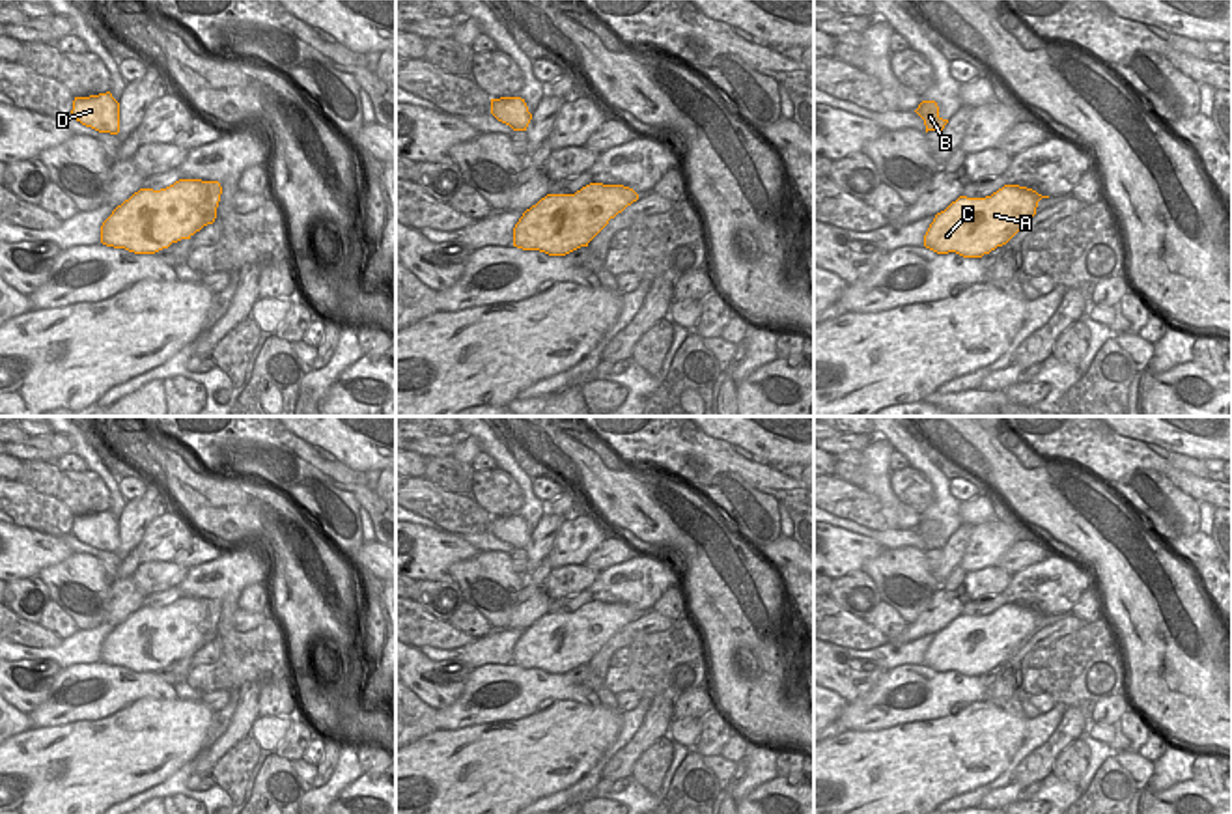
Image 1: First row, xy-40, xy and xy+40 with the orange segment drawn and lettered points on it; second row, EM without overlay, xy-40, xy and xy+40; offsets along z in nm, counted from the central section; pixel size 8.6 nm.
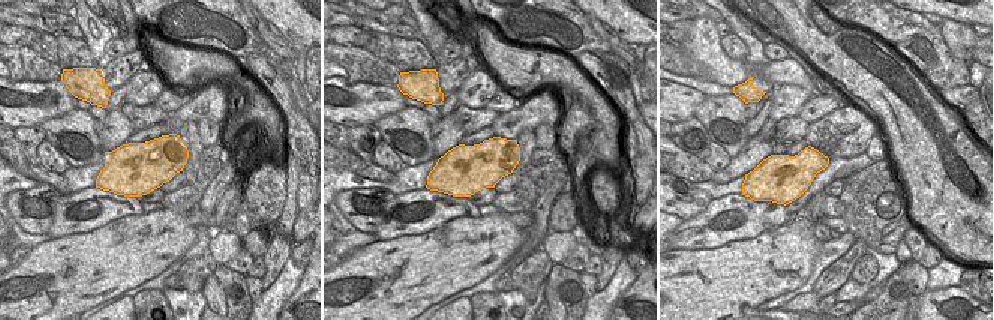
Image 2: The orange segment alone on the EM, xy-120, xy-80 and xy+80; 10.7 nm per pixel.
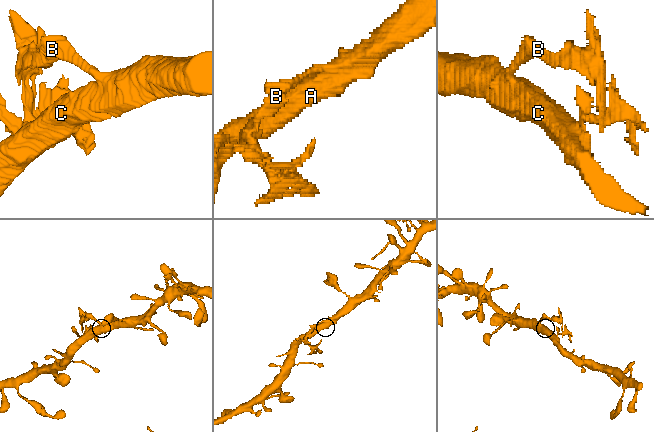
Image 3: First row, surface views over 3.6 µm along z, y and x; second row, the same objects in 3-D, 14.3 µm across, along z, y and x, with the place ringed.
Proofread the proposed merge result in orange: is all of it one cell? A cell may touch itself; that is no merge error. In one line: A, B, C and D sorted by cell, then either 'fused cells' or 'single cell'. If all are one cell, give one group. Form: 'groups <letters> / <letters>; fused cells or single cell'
groups A C D / B; fused cells

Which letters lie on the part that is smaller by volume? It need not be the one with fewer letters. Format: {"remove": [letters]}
{"remove": ["B"]}

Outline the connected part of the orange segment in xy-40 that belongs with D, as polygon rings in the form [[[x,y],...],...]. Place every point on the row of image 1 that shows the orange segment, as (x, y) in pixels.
[[[110,91],[90,97],[75,97],[71,114],[77,121],[99,133],[119,133],[119,103]]]

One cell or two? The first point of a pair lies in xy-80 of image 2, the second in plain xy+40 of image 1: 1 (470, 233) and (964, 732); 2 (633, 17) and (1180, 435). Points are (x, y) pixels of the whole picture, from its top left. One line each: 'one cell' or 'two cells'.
1: one cell
2: one cell

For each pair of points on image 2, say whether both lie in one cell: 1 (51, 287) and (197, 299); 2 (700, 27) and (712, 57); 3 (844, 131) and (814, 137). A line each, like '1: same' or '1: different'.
1: different
2: same
3: same

